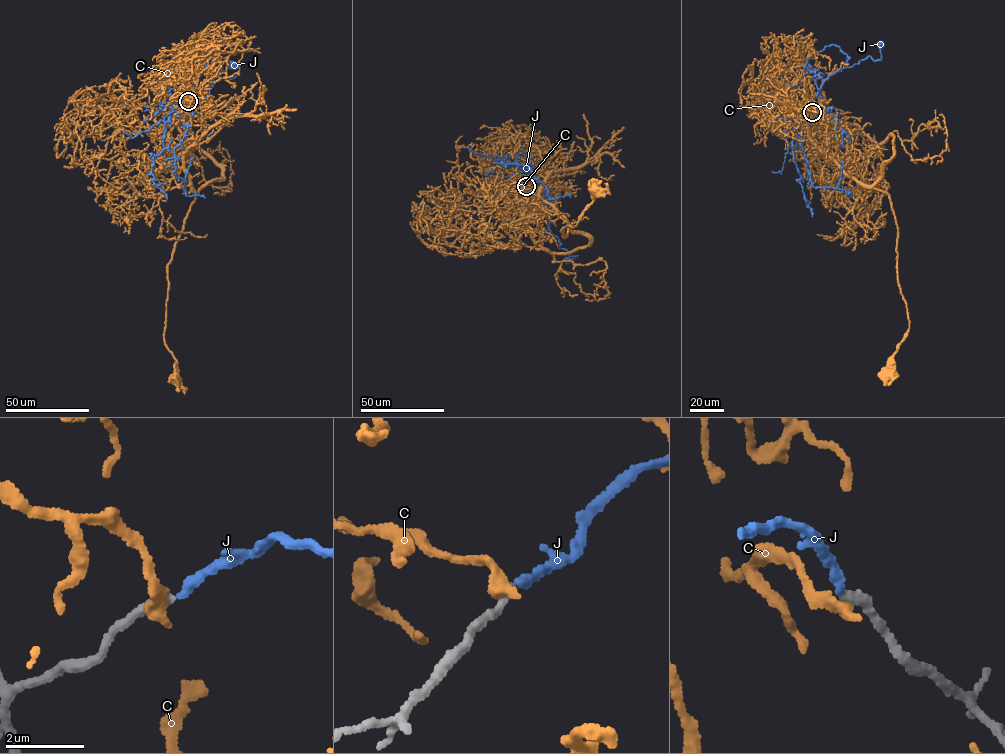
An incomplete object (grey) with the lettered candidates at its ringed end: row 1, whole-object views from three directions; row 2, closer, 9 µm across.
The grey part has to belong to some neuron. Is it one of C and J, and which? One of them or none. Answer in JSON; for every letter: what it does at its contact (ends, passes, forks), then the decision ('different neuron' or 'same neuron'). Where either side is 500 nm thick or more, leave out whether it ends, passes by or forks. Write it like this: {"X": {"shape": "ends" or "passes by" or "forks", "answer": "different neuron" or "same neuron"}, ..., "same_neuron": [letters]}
{"C": {"shape": "ends", "answer": "different neuron"}, "J": {"shape": "ends", "answer": "same neuron"}, "same_neuron": ["J"]}

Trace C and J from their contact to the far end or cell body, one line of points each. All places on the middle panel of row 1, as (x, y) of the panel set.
C: (525, 186), (506, 181), (505, 210), (548, 189), (540, 195), (566, 221), (564, 237), (596, 188)
J: (526, 186), (534, 180), (541, 183), (548, 229), (559, 248), (577, 255), (568, 260)

